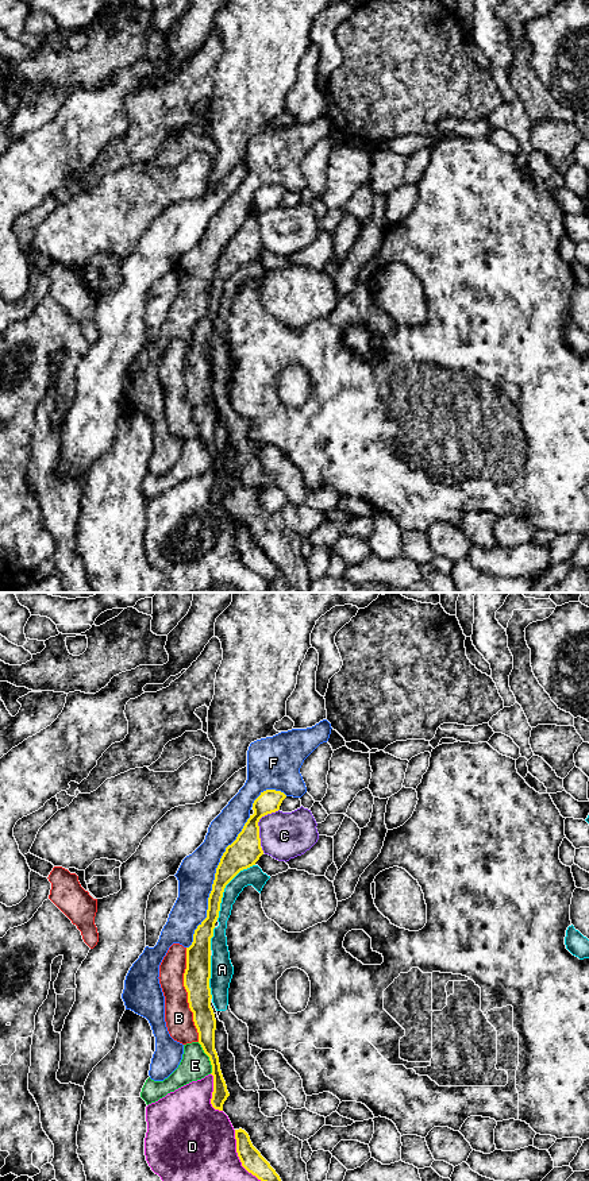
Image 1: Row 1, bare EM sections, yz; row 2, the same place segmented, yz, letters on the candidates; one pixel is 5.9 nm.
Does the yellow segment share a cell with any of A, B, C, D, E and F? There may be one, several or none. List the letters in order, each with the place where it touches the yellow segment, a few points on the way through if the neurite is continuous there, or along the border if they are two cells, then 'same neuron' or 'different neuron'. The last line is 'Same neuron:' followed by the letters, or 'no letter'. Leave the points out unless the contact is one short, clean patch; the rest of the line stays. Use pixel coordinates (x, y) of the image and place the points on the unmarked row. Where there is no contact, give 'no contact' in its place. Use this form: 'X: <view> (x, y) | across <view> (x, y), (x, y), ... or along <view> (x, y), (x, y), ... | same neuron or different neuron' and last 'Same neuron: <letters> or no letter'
A: yz (224, 282) | different neuron
B: yz (188, 390) | different neuron
C: yz (257, 219) | along yz (278, 204), (260, 215), (260, 240) | different neuron
D: yz (243, 562) | different neuron
E: yz (210, 454) | different neuron
F: yz (214, 277) | different neuron
Same neuron: no letter

